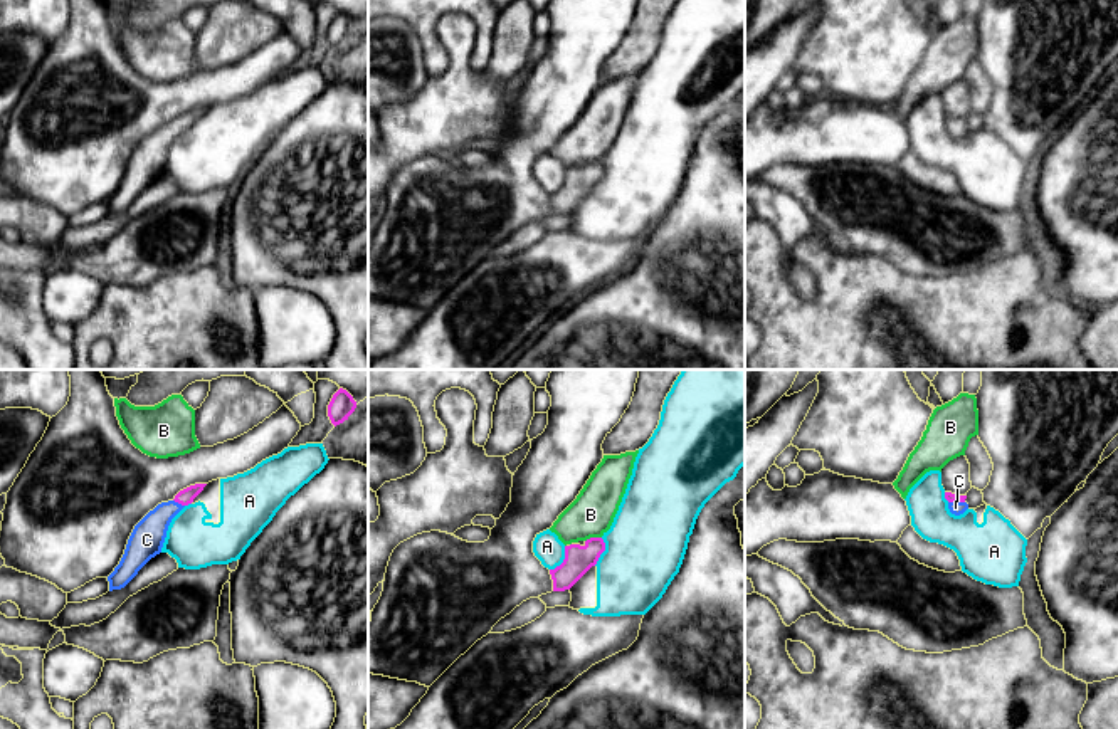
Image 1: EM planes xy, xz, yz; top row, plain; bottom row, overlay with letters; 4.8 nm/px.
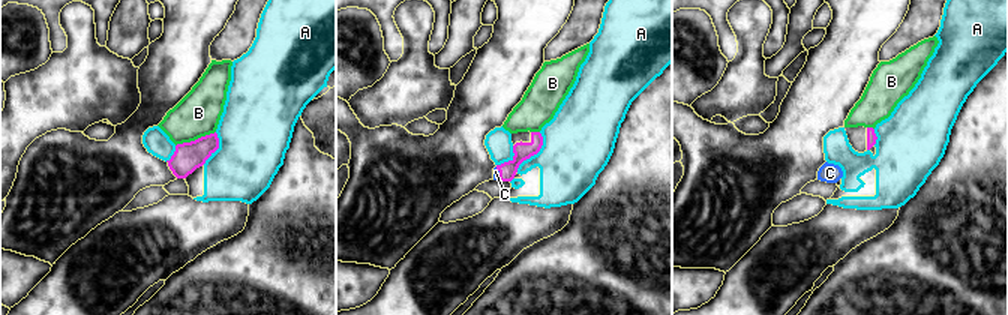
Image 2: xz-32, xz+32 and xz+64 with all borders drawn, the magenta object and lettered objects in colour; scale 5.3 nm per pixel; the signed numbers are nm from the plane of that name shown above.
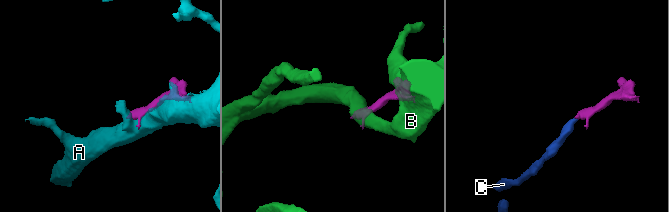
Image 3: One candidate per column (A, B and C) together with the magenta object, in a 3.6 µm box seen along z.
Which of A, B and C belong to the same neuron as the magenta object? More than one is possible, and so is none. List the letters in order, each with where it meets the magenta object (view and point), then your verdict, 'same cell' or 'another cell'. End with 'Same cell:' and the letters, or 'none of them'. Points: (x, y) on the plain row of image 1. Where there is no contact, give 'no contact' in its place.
A: xz (564, 183) | another cell
B: xz (592, 162) | another cell
C: xy (179, 126) | another cell
Same cell: none of them

